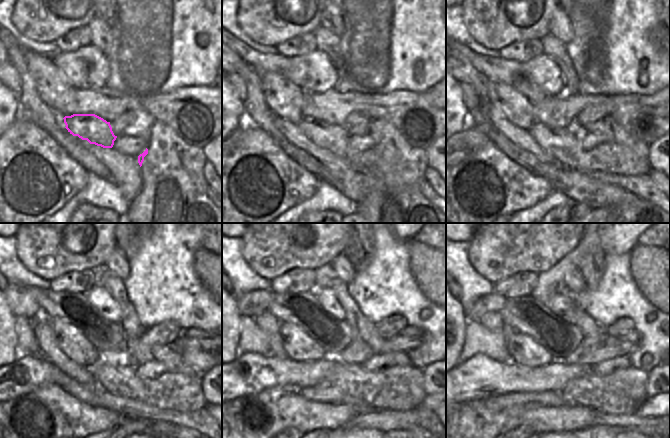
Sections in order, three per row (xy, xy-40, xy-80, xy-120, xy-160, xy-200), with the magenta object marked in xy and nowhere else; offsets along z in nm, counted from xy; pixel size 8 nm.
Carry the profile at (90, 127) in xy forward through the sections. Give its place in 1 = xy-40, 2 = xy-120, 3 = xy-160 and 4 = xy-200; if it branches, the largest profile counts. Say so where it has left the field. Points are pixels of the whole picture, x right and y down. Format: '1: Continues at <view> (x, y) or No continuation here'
1: Continues at xy-40 (333, 138)
2: Continues at xy-120 (171, 390)
3: Continues at xy-160 (401, 388)
4: Continues at xy-200 (623, 392).

